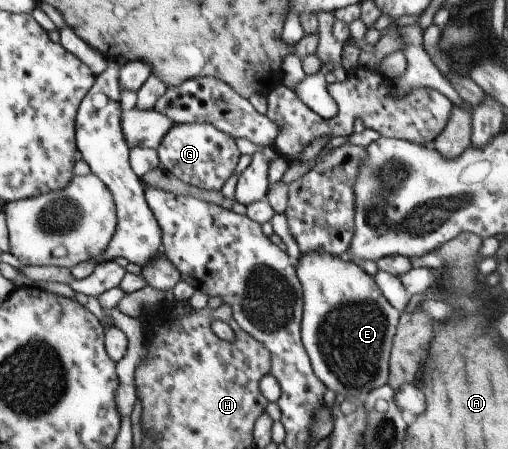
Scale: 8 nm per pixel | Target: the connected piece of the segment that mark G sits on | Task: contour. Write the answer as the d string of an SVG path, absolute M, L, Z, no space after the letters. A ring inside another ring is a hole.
M205 122L173 123L154 151L163 170L175 175L185 184L205 190L219 190L234 172L240 156L235 141L230 136Z

